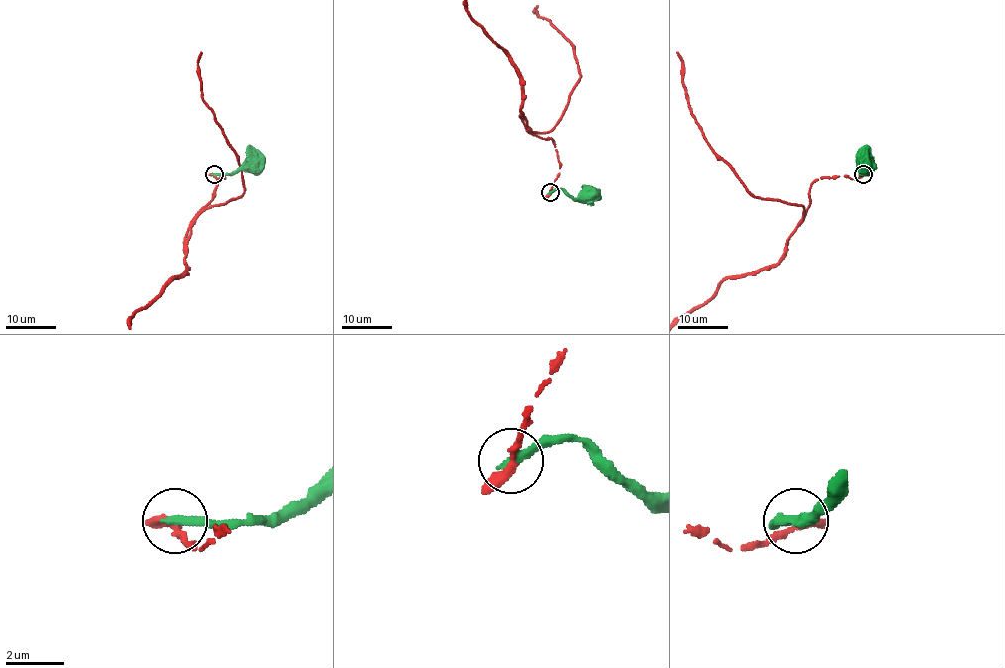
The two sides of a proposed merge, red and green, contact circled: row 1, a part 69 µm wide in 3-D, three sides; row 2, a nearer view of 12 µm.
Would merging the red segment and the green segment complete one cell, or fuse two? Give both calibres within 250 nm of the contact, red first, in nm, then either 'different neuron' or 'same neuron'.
240 nm thick on the red side, 340 nm on the other; same neuron

